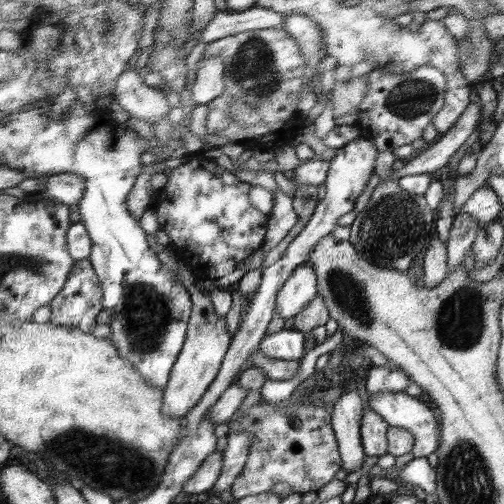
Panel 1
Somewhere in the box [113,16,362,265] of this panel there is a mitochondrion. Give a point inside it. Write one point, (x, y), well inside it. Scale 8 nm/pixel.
(253, 68)

